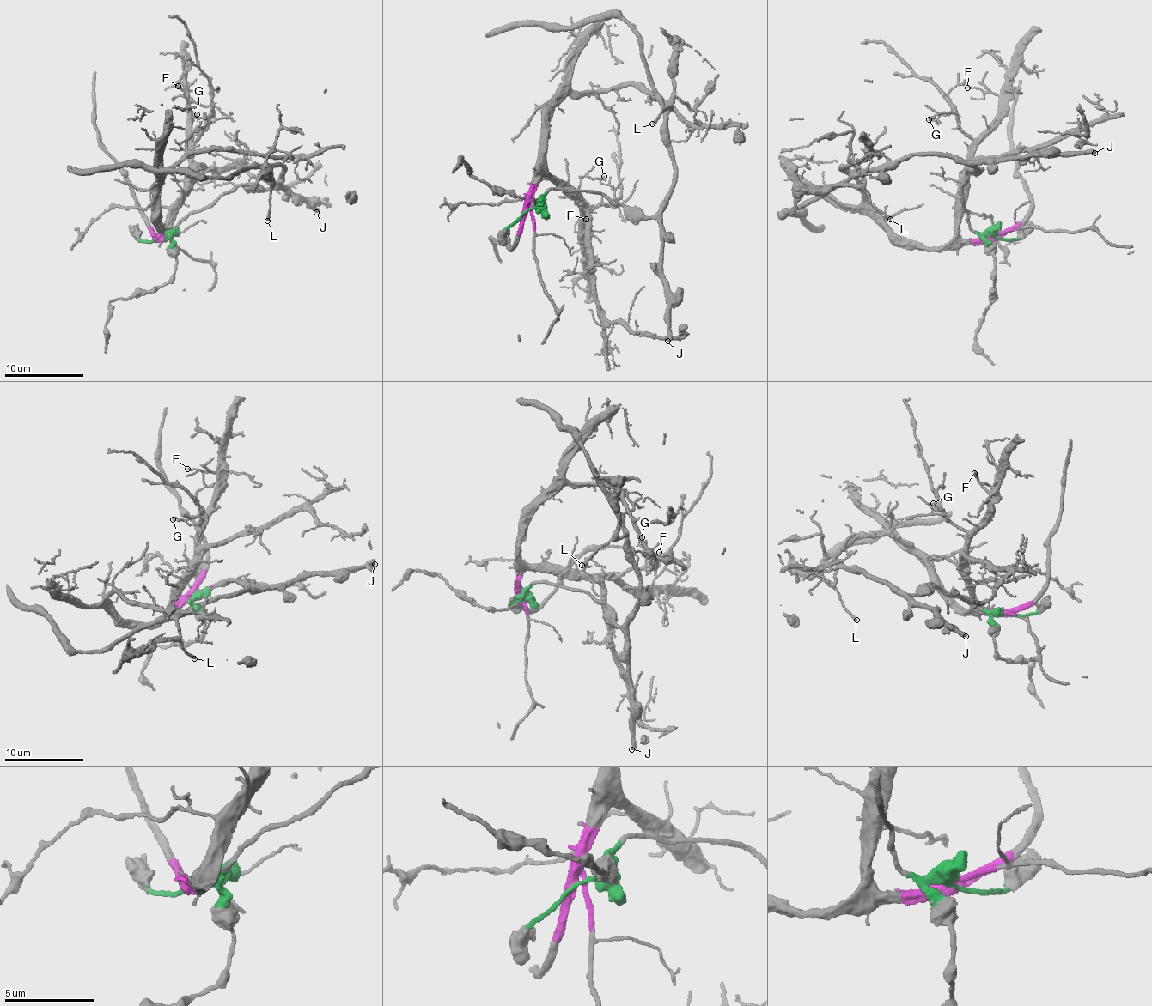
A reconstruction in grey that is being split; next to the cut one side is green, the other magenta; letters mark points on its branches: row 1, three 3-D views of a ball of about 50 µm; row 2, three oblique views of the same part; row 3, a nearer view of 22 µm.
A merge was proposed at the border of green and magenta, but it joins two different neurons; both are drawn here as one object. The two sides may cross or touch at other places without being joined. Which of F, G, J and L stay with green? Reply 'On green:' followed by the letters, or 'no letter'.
On green: J, L

